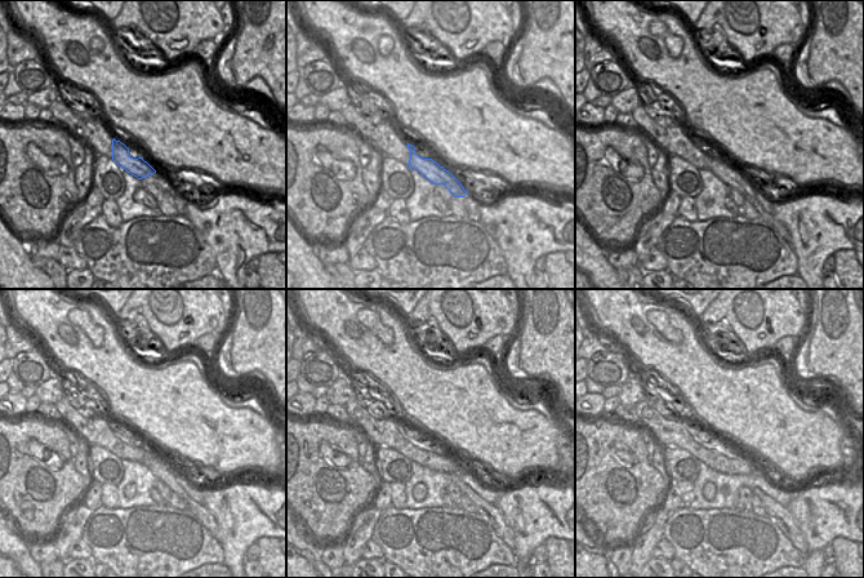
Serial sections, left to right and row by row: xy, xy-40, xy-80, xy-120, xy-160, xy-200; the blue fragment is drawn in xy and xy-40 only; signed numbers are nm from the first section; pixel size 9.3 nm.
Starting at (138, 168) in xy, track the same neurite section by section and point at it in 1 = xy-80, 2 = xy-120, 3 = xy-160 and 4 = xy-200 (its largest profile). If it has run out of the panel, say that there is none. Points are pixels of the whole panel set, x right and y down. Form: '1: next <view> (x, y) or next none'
1: next xy-80 (730, 176)
2: next xy-120 (163, 471)
3: next xy-160 (489, 512)
4: next xy-200 (782, 516)

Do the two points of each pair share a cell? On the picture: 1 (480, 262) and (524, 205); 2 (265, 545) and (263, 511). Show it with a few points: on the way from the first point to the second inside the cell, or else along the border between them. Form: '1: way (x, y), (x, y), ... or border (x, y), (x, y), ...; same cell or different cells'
1: border (479, 221), (498, 245), (507, 271); different cells
2: border (272, 537), (259, 537), (254, 542); different cells

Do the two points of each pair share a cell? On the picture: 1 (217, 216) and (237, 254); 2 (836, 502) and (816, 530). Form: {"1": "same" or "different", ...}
{"1": "same", "2": "same"}

